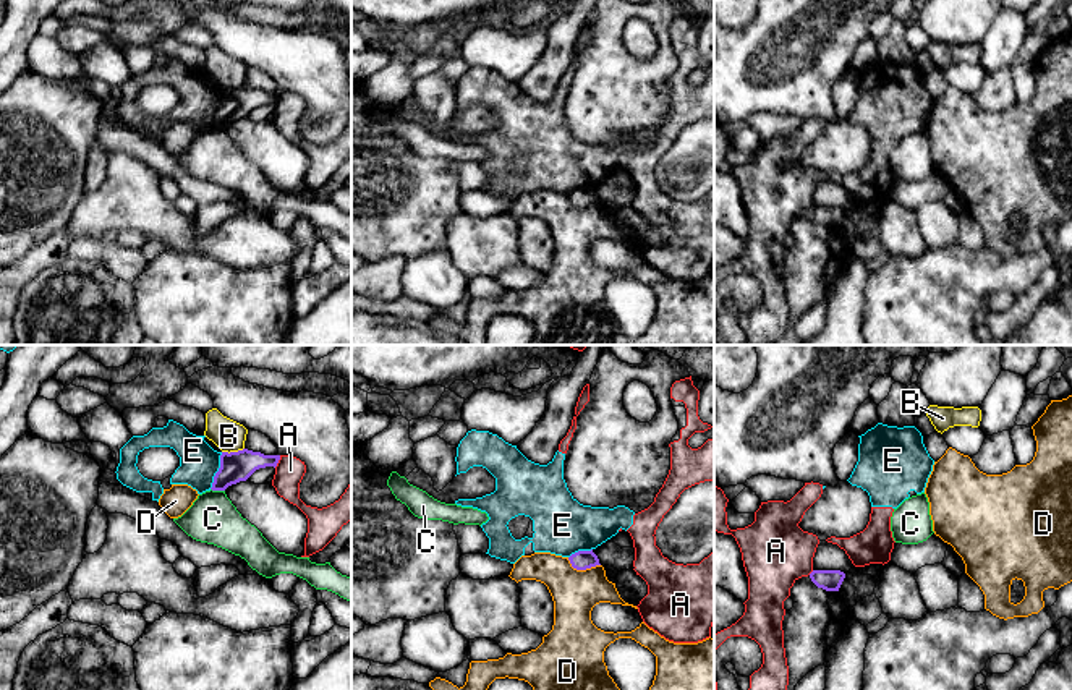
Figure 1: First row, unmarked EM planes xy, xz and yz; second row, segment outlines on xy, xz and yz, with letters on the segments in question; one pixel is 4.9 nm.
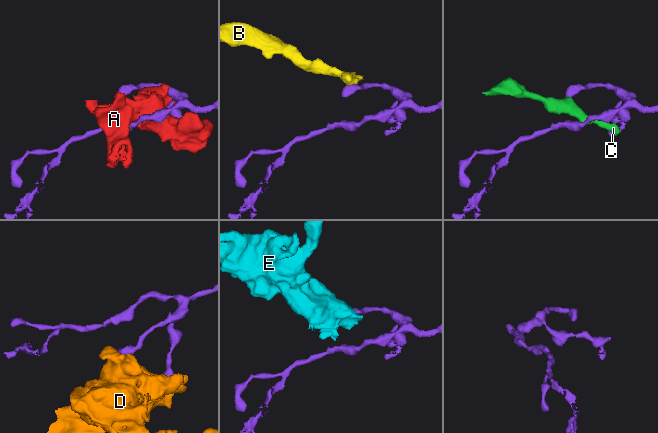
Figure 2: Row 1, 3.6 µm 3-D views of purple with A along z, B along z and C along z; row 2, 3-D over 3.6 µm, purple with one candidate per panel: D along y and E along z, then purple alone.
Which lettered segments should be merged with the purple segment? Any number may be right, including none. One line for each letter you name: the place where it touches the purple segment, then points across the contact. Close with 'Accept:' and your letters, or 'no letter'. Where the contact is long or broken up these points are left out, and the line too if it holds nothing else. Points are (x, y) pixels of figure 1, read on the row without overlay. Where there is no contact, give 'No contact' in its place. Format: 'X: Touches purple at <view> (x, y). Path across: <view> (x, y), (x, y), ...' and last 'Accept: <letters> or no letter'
Accept: no letter

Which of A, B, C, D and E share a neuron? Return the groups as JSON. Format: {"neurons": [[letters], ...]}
{"neurons": [["A", "E"], ["B"], ["C"], ["D"]]}

